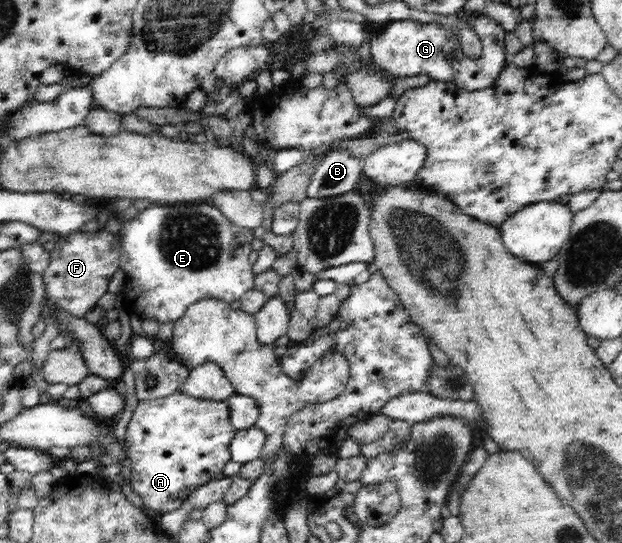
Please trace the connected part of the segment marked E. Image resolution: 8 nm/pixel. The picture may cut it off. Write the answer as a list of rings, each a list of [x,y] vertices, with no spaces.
[[[210,202],[197,204],[199,206],[151,206],[133,219],[120,217],[120,270],[125,273],[122,308],[130,316],[139,316],[143,321],[155,320],[160,324],[176,322],[194,302],[219,298],[233,303],[254,288],[253,263],[249,260],[253,229],[233,224]]]

